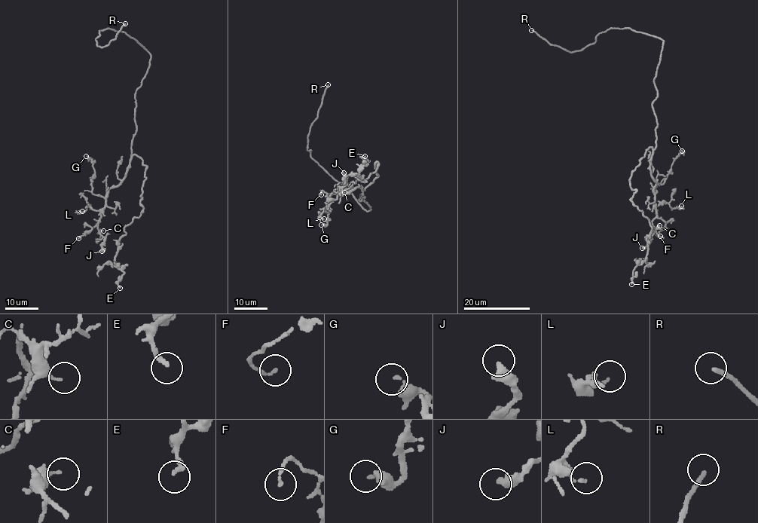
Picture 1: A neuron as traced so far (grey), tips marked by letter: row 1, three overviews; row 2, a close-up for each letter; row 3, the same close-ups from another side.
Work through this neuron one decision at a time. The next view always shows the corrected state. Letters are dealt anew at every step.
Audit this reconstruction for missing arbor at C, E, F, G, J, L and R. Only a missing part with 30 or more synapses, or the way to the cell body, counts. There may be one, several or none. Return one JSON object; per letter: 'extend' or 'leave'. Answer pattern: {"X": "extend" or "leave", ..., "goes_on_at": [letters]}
{"C": "leave", "E": "leave", "F": "leave", "G": "leave", "J": "leave", "L": "leave", "R": "extend", "goes_on_at": ["R"]}

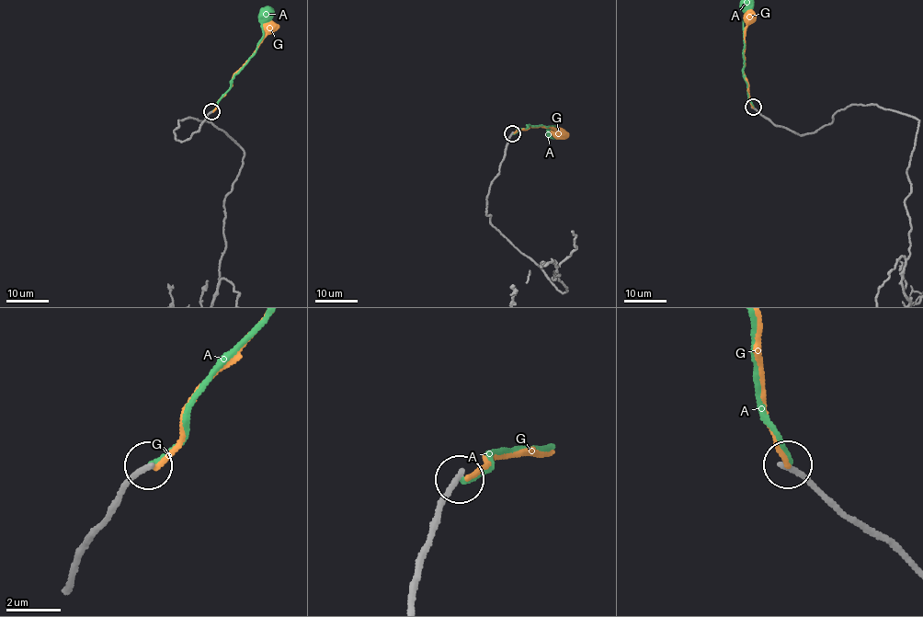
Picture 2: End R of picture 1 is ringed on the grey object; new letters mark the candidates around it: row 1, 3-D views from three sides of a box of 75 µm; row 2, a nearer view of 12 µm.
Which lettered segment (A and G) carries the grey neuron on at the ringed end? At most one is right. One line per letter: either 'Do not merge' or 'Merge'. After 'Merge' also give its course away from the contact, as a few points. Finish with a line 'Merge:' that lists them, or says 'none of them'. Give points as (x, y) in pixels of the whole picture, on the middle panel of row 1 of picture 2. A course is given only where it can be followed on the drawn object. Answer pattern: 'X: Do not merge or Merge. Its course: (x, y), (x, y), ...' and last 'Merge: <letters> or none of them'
A: Merge. Its course: (512, 132), (529, 125), (552, 127), (552, 132)
G: Do not merge
Merge: A

